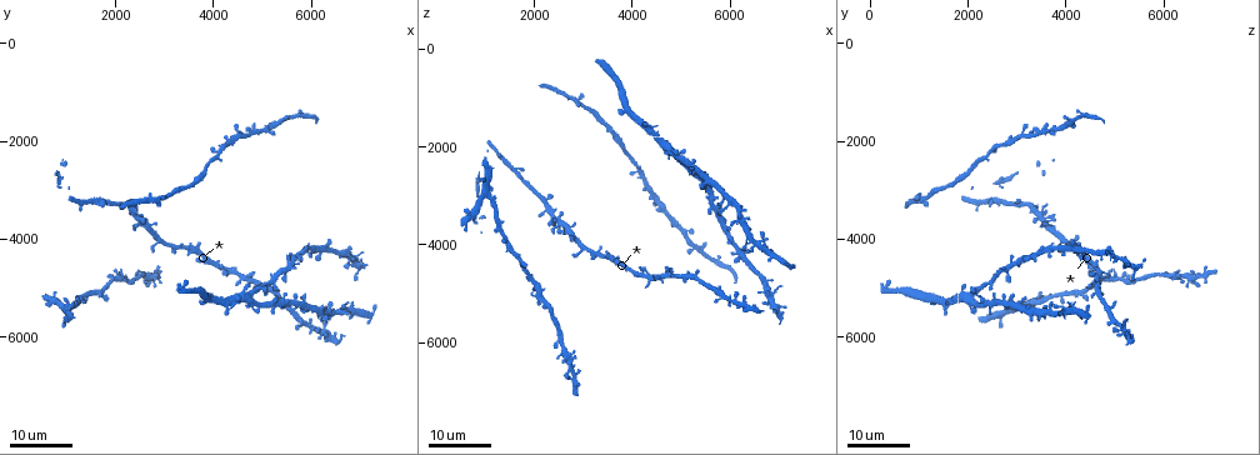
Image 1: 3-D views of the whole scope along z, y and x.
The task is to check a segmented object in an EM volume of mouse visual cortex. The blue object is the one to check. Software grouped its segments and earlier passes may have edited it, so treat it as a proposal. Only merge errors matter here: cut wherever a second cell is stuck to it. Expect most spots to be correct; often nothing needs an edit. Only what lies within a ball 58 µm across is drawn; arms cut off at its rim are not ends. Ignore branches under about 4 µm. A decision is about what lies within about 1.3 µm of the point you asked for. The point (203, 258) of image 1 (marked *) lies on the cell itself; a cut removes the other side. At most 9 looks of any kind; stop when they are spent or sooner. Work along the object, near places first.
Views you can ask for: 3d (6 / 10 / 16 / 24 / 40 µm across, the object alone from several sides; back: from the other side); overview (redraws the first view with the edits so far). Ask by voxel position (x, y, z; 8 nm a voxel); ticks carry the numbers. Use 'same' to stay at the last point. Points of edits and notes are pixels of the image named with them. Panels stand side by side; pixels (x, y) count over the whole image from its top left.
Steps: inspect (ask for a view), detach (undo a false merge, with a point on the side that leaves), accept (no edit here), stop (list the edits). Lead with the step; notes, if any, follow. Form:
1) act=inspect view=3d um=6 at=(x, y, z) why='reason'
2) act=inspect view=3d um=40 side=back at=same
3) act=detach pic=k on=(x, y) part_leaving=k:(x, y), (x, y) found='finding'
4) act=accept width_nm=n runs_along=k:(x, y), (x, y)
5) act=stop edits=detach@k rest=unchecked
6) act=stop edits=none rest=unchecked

act=inspect view=3d um=16 at=(2900, 4000, 3950) why='arms part here'

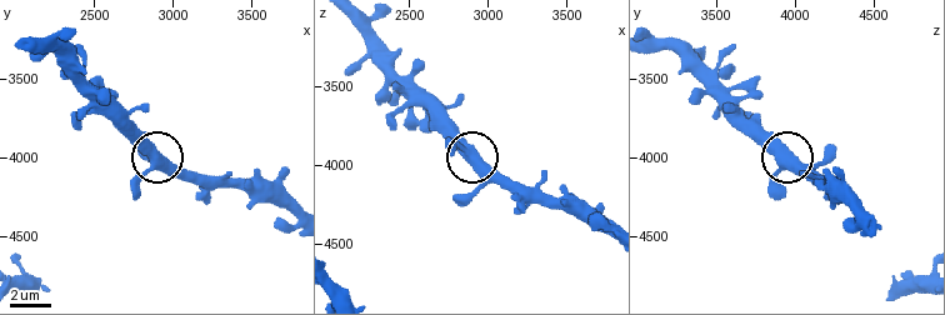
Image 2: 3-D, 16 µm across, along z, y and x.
act=inspect view=3d um=6 at=(2880, 4040, 3920) why='closer look'

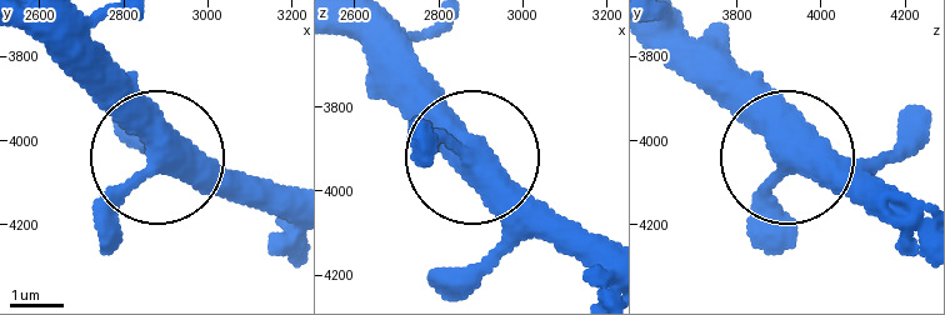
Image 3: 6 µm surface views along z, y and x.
act=accept arms=3 found='all the same cell'

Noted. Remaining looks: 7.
act=inspect view=3d um=16 at=(1900, 4850, 4700) why='three arms meet'

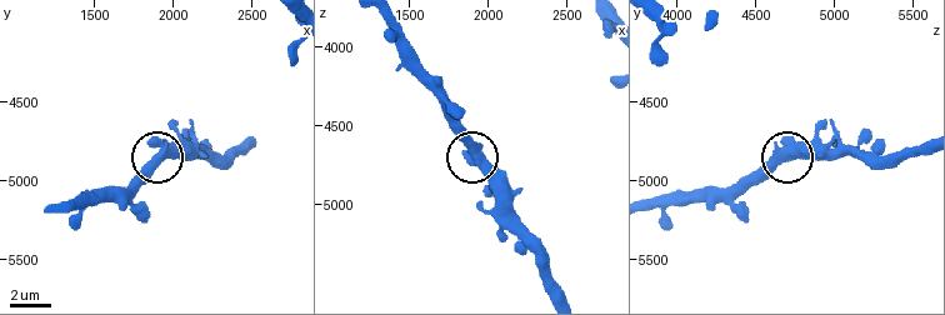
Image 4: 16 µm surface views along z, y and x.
act=inspect view=3d um=10 at=(1920, 4840, 4720)

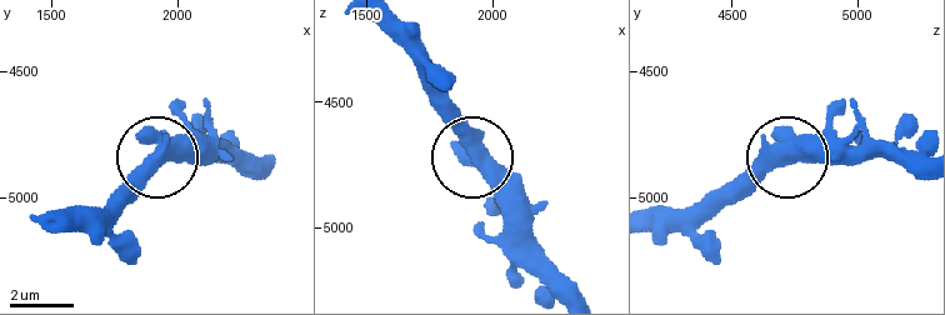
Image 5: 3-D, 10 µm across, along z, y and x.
act=accept width_nm=420 found='all the same cell'

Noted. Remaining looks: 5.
act=inspect view=3d um=16 at=(4750, 5300, 2000)

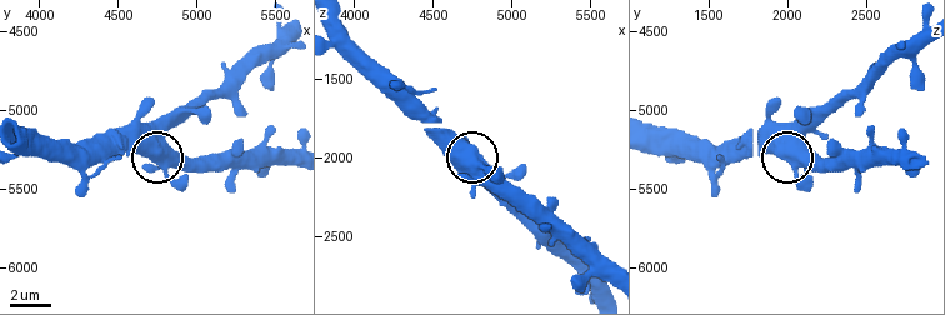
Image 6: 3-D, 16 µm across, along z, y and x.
act=inspect view=3d um=10 at=(4740, 5300, 2000) why='closer look'

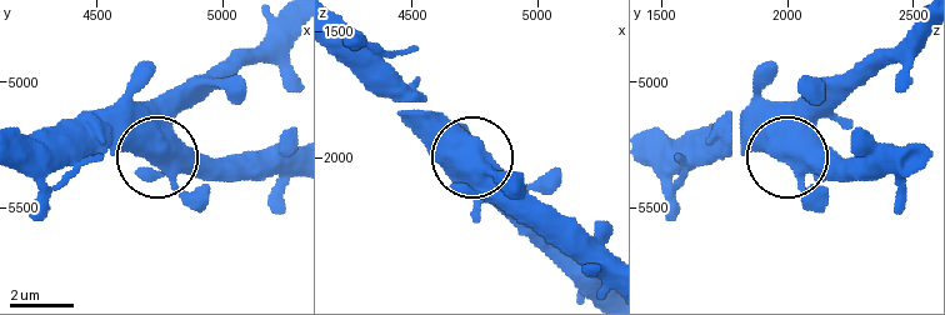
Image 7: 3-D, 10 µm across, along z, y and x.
act=accept width_nm=560 found='all the same cell'

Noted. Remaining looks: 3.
act=inspect view=3d um=24 at=(6350, 5450, 3600) why='narrows sharply'

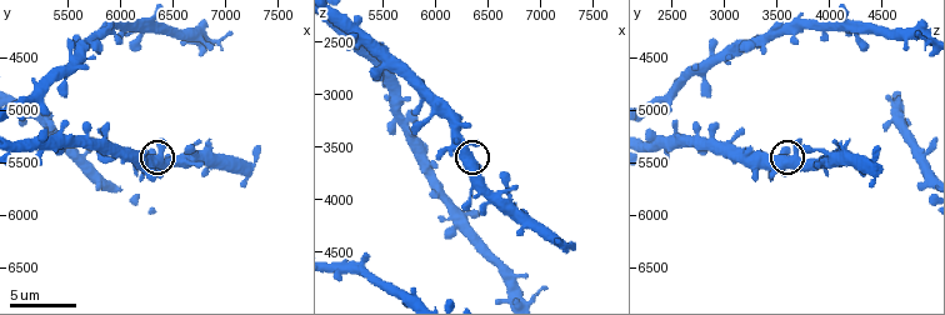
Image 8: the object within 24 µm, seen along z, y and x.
act=inspect view=3d um=10 at=(6380, 5500, 3660) why='closer look'

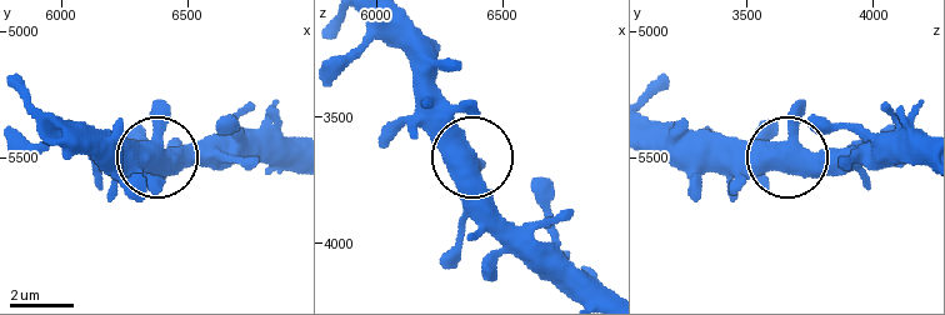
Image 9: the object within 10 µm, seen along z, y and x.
act=accept arms=3 found='continuous, no second cell'

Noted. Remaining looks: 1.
act=stop edits=none rest=unchecked

